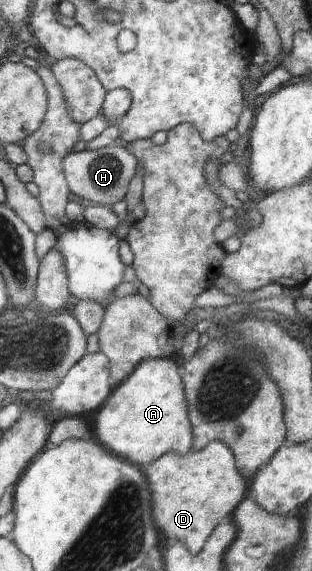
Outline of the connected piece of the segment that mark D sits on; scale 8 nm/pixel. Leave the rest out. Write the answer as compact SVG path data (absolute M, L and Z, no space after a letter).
M218 440L211 441L201 450L190 451L186 455L168 452L150 462L144 469L151 491L152 517L156 527L164 533L169 542L182 542L192 554L200 553L208 536L215 527L230 519L236 506L248 495L247 479L244 479L235 466L233 451Z

